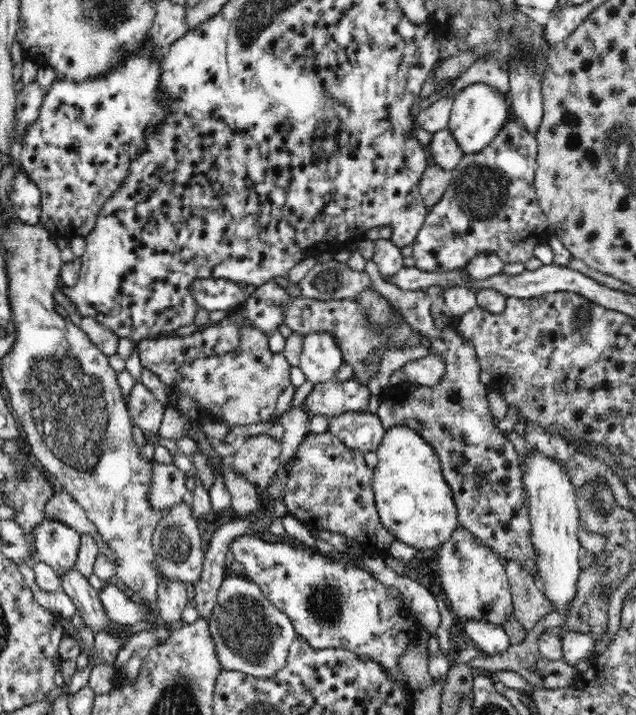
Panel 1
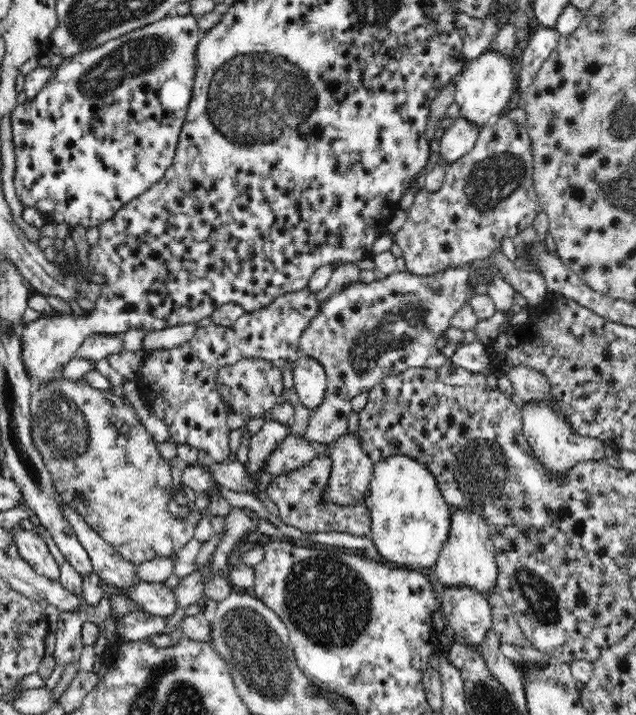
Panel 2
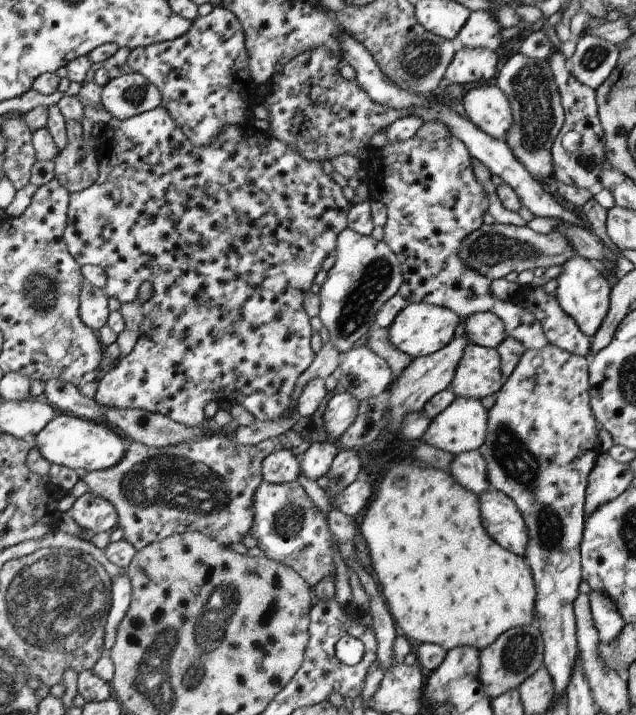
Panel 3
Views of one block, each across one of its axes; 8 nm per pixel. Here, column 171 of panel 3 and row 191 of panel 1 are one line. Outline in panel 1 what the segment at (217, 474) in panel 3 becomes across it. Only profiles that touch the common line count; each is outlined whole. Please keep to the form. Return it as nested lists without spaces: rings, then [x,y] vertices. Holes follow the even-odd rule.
[[[511,117],[486,147],[481,153],[462,158],[460,164],[451,171],[451,182],[446,192],[429,209],[422,228],[411,244],[418,270],[433,273],[464,269],[474,255],[484,251],[498,255],[504,264],[524,263],[534,256],[534,248],[544,243],[544,236],[549,237],[549,222],[534,190],[534,174],[538,168],[535,135],[528,132],[515,117]]]

